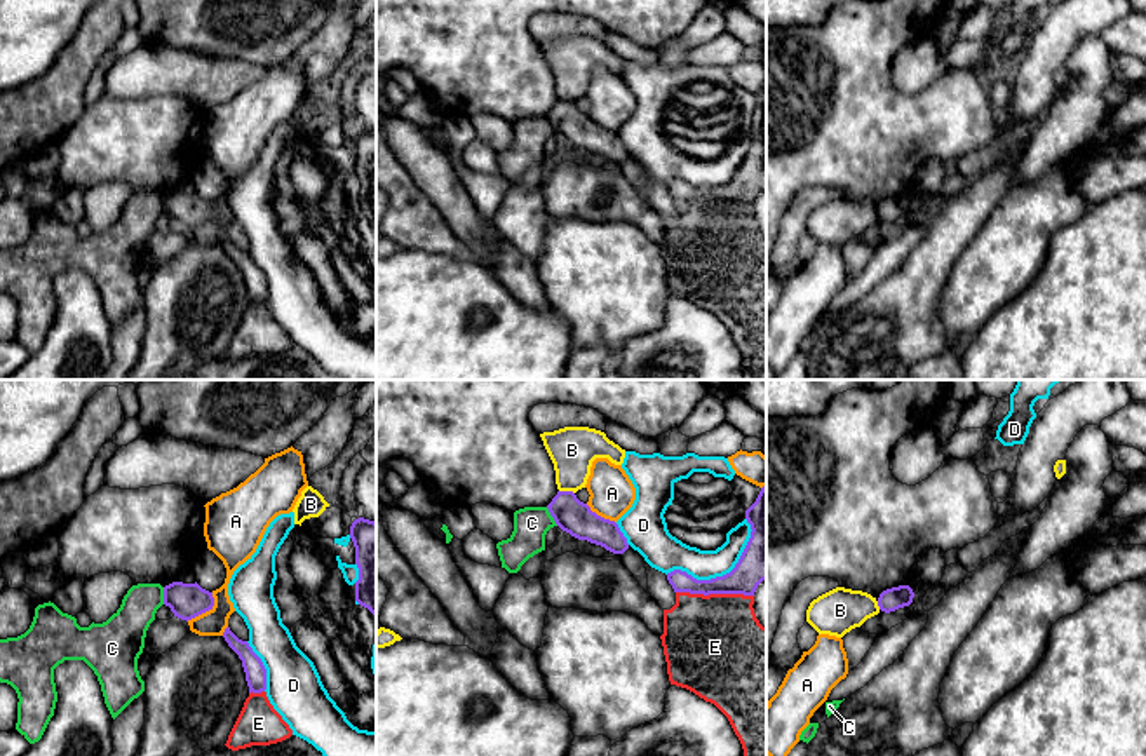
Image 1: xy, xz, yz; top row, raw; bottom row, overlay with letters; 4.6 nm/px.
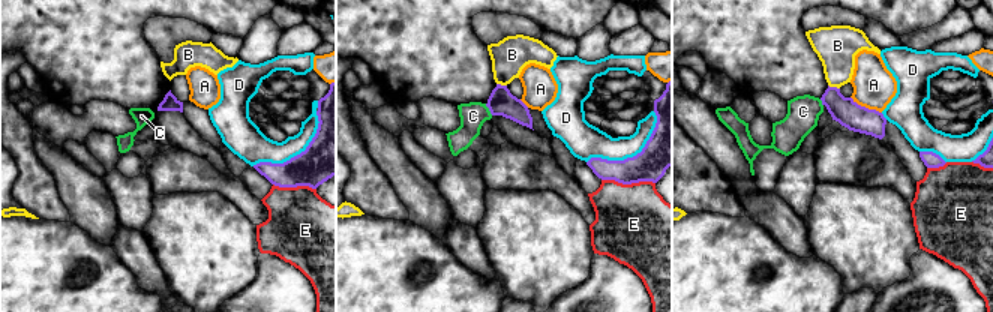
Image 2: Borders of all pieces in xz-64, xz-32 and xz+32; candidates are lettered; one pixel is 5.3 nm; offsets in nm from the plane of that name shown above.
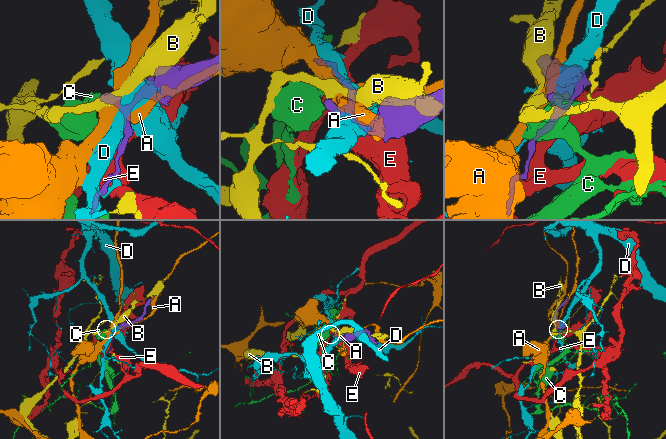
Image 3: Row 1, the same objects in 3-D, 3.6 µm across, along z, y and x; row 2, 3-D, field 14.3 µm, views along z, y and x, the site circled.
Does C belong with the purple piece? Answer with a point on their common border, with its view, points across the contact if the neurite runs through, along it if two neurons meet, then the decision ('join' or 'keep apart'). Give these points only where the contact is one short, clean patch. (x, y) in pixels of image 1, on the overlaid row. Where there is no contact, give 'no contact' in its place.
meets purple in xz at (551, 514); border along xz (546, 507), (558, 525); keep apart

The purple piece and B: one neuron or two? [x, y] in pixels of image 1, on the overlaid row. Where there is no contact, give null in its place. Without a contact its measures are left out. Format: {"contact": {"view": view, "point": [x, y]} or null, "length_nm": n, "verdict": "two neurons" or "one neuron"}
{"contact": {"view": "xz", "point": [566, 492]}, "length_nm": 70, "verdict": "two neurons"}

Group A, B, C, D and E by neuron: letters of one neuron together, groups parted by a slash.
A / B / C / D / E

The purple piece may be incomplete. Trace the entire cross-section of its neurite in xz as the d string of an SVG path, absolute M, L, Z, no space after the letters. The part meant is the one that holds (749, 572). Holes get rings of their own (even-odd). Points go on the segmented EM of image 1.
M766 486L745 510L745 519L752 531L735 568L711 580L697 580L686 571L674 570L667 573L674 592L754 596L758 585L766 580Z

